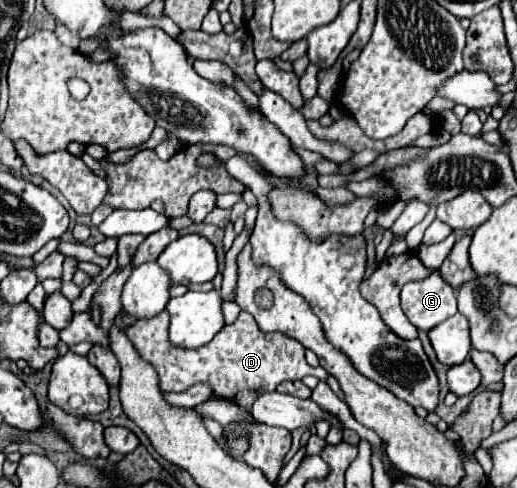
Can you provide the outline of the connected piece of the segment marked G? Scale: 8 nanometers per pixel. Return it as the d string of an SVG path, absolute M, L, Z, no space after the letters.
M438 271L424 281L406 283L400 297L404 315L422 331L430 331L456 313L456 295Z

